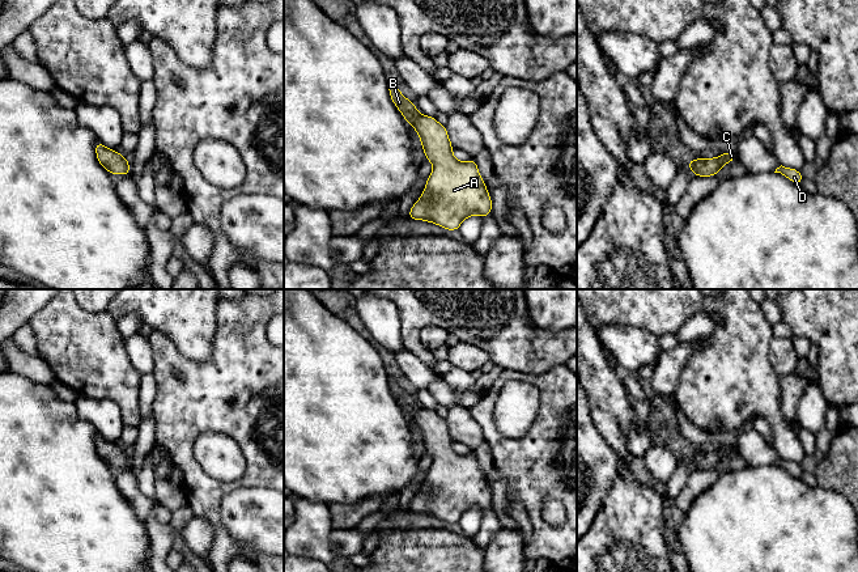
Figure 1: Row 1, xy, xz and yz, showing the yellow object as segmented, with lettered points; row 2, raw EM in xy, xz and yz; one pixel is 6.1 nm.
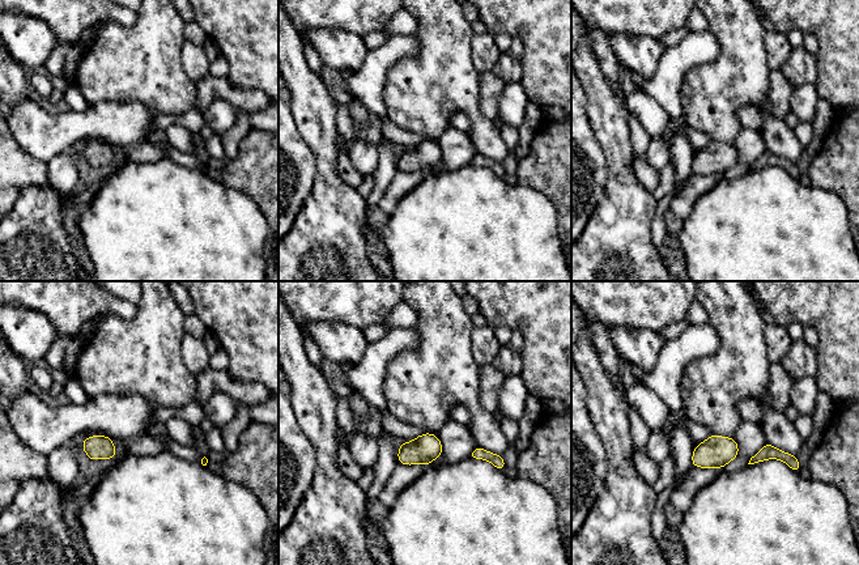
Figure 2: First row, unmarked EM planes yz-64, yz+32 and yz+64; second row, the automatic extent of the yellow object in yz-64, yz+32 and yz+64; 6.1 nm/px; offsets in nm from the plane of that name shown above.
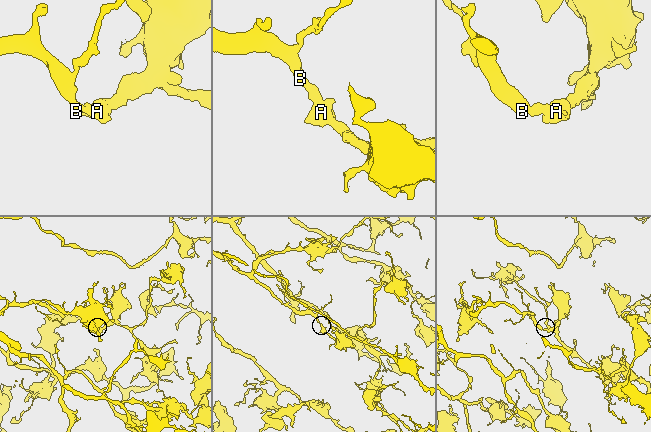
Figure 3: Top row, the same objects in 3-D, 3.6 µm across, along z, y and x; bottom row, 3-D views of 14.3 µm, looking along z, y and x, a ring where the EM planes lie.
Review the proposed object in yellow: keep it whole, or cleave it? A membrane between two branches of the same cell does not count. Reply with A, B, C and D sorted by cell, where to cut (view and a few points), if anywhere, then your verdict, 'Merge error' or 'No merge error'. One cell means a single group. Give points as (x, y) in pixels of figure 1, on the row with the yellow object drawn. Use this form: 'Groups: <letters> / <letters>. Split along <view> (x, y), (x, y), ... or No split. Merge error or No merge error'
Groups: A B C D. No split. No merge error

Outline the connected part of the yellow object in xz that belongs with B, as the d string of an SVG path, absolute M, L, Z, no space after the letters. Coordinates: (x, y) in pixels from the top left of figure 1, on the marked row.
M388 82L390 97L409 126L413 126L425 158L433 164L424 192L412 206L408 217L458 230L471 215L485 219L492 212L492 199L479 174L475 158L458 161L453 156L446 126L422 115L395 84Z

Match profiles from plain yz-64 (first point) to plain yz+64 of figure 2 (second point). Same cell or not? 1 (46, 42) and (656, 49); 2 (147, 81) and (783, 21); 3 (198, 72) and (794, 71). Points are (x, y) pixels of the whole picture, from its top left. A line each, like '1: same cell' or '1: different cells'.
1: same cell
2: different cells
3: different cells

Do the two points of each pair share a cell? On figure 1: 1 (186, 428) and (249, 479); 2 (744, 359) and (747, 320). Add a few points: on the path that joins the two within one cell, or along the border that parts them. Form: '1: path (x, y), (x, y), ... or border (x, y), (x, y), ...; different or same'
1: path (211, 423), (229, 423), (253, 446), (253, 454); same
2: path (744, 350), (744, 329); same

